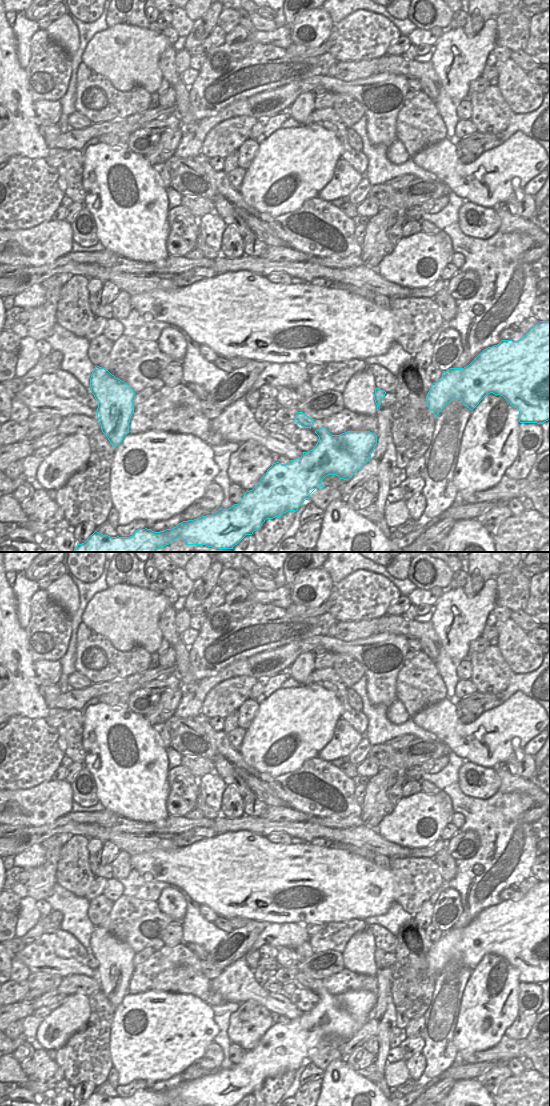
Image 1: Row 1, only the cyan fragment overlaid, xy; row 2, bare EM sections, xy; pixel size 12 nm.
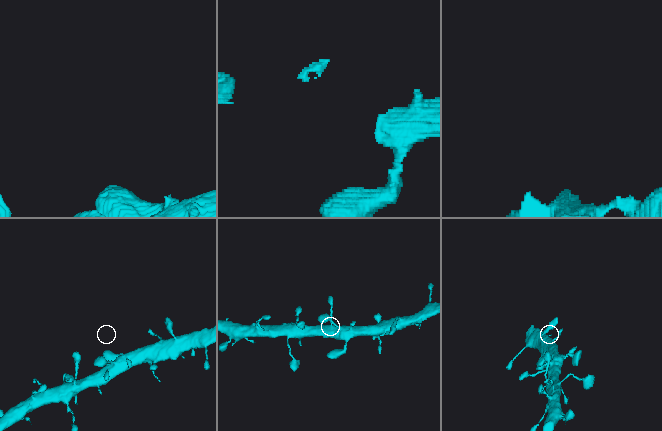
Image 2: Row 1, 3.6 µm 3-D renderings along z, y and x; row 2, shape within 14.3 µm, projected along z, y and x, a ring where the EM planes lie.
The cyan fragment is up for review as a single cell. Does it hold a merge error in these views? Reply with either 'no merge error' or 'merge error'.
no merge error

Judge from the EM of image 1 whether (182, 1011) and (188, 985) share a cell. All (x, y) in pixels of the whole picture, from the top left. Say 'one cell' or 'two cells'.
two cells

